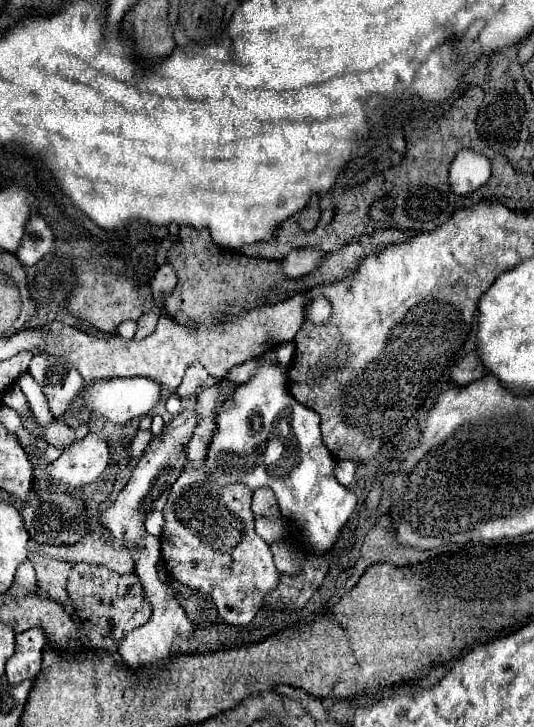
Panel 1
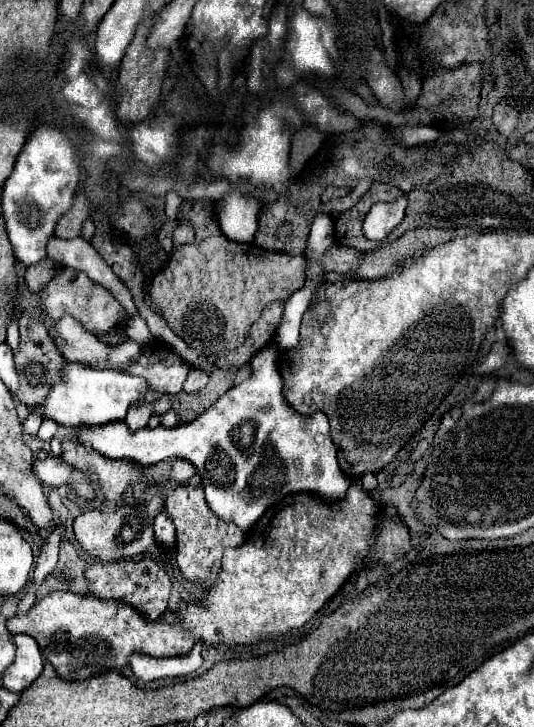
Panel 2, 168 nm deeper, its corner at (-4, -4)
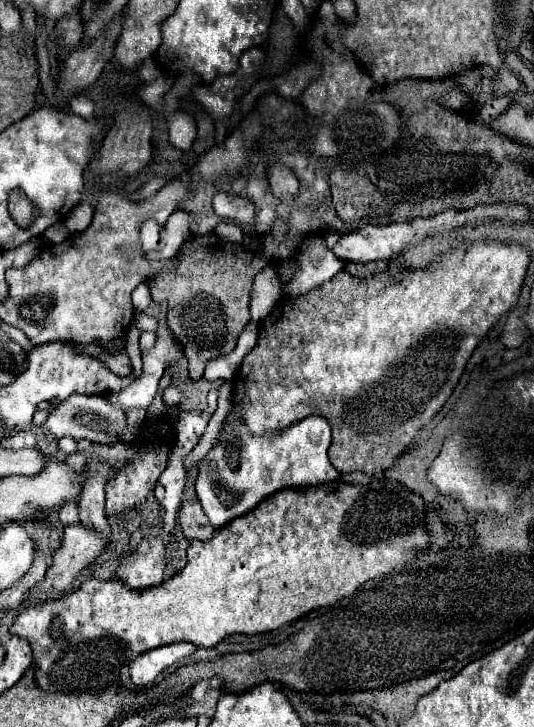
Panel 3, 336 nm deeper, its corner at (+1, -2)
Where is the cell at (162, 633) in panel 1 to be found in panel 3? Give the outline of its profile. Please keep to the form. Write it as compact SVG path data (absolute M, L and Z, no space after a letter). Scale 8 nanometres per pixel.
M170 643L158 649L152 649L148 653L138 655L130 663L130 679L134 685L152 685L154 679L170 665L174 665L178 659L188 657L196 651L194 643Z

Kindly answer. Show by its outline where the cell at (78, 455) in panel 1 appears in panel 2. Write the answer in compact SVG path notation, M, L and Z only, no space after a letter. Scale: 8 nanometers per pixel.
M47 457L45 461L35 461L33 463L33 473L37 475L37 479L45 485L51 487L61 487L67 485L71 481L73 475L73 467L69 463L63 463L61 457Z

